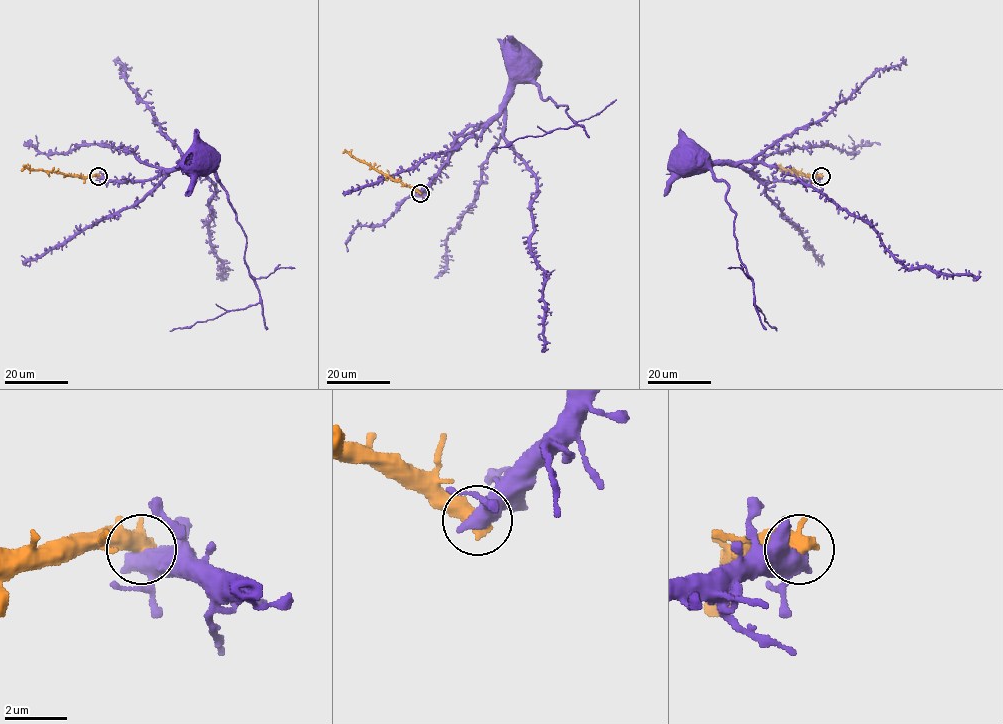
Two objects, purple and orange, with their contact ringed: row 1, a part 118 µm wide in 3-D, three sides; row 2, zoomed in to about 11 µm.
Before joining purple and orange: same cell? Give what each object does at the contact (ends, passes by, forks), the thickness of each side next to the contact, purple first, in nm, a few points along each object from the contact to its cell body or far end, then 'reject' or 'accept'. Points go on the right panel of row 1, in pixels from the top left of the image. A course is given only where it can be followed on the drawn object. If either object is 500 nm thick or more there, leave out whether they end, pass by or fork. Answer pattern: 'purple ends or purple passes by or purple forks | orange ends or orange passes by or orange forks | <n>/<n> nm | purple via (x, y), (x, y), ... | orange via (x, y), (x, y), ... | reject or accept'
500/600 nm | purple via (821, 176), (794, 181), (766, 181), (742, 166), (730, 164), (706, 164), (690, 174), (679, 174), (674, 163) | orange via (821, 176), (806, 176), (780, 168), (780, 171) | reject

